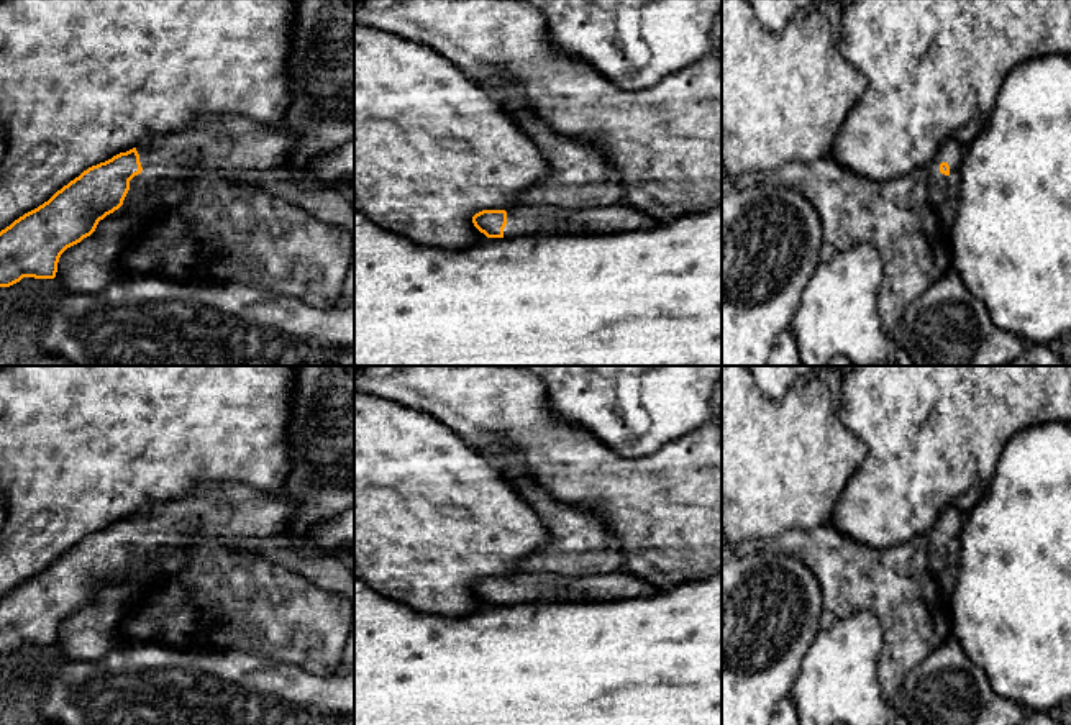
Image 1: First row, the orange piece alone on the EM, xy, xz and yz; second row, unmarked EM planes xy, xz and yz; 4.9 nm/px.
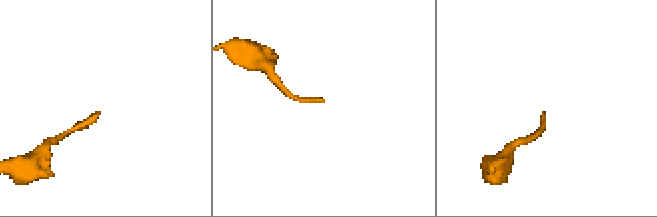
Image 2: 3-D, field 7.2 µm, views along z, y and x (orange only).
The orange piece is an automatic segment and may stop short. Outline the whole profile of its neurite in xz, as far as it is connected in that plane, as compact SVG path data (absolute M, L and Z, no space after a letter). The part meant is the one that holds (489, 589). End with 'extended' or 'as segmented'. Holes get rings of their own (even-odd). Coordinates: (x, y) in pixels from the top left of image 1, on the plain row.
M627 569L586 577L567 577L556 572L517 572L507 577L482 577L472 584L472 590L487 605L630 600L659 592Z; extended

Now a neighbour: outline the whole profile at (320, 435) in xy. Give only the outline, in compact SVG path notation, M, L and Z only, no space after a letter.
M295 366L287 425L287 449L292 461L284 492L299 502L299 510L280 538L294 549L320 554L312 527L333 520L354 507L354 366Z

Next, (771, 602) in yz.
M722 538L722 725L769 725L776 705L791 694L802 659L817 638L823 612L815 574L795 556L782 551L735 553Z

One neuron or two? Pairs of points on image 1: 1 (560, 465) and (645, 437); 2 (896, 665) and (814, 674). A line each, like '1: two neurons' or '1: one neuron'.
1: two neurons
2: two neurons

